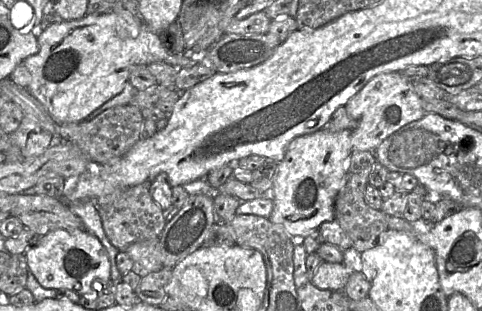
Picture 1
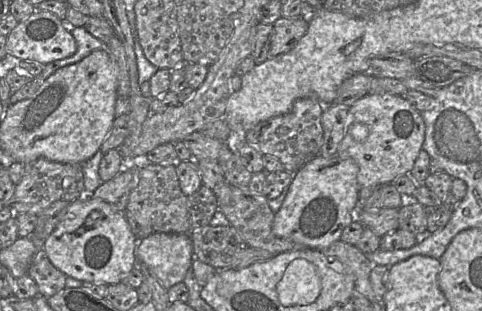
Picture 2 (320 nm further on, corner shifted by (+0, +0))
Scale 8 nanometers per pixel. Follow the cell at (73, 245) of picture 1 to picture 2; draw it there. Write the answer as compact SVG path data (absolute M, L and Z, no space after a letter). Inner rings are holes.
M92 197L69 203L53 232L44 241L43 251L67 277L94 284L117 284L135 267L138 238L126 216L105 201Z

